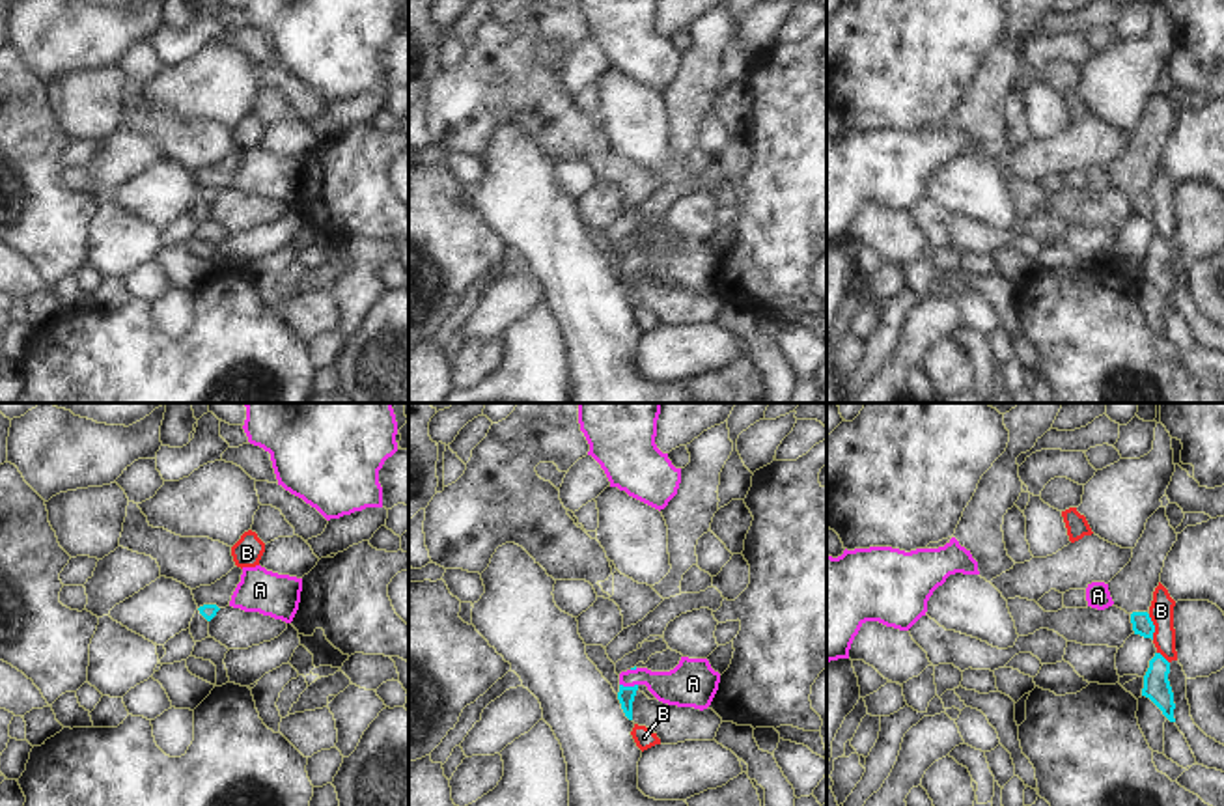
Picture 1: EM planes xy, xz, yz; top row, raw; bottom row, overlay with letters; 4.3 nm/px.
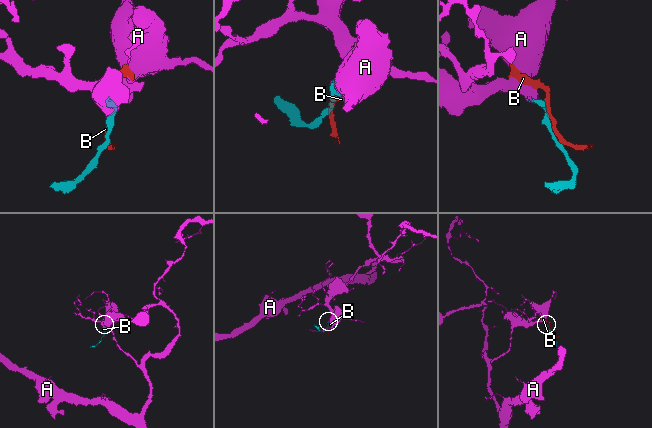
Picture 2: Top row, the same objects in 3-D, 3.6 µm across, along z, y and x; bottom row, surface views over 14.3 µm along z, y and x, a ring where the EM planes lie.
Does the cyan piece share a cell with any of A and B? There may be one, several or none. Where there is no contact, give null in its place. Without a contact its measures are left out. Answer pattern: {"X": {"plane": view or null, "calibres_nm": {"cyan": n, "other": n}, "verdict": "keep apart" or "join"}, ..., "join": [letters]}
{"A": {"plane": "xz", "calibres_nm": {"cyan": 70, "other": 190}, "verdict": "join"}, "B": {"plane": "yz", "calibres_nm": {"cyan": 90, "other": 110}, "verdict": "keep apart"}, "join": ["A"]}

